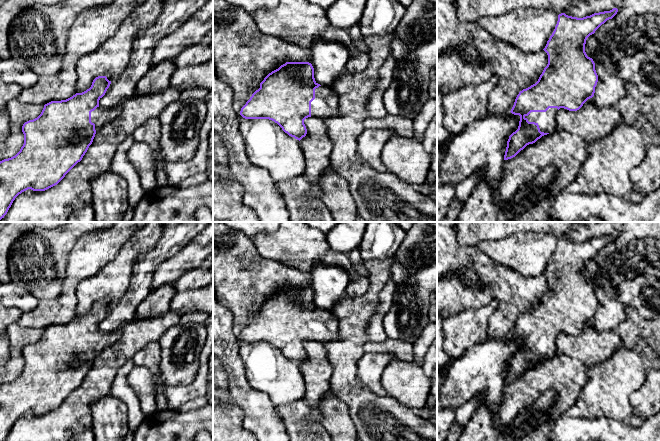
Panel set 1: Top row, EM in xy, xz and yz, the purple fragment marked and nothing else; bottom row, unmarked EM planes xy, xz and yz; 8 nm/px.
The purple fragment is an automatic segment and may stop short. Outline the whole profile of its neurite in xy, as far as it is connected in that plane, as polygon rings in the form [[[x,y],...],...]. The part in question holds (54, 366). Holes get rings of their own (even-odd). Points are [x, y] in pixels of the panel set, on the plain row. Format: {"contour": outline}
{"contour": [[[98,300],[86,315],[76,317],[66,324],[51,325],[45,328],[41,338],[37,342],[23,348],[24,368],[20,375],[15,380],[0,385],[0,441],[4,441],[7,438],[15,422],[22,416],[28,413],[45,415],[57,409],[82,384],[89,370],[92,368],[96,356],[121,337],[123,328],[129,323],[110,333],[99,330],[99,324],[105,319],[111,305],[110,301]]]}

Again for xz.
{"contour": [[[286,286],[264,302],[240,339],[245,343],[272,344],[300,365],[307,358],[304,344],[338,339],[338,326],[330,311],[315,305],[311,287]]]}

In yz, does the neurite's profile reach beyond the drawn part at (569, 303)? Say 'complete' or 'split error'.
split error

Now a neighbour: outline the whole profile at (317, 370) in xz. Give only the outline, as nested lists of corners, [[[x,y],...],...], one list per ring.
[[[308,341],[304,344],[304,348],[307,358],[299,365],[306,388],[304,401],[309,406],[316,407],[330,392],[332,365],[323,343]]]

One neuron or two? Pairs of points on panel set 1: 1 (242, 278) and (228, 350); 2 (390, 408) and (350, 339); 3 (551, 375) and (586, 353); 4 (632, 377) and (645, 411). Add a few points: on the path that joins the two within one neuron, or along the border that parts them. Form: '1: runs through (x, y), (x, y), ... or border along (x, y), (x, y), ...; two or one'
1: border along (223, 306), (232, 314), (232, 331), (240, 344); two
2: runs through (369, 401), (350, 382), (350, 360); one
3: border along (558, 351), (579, 359), (588, 367); two
4: border along (647, 370), (645, 382), (630, 396), (632, 411); two

